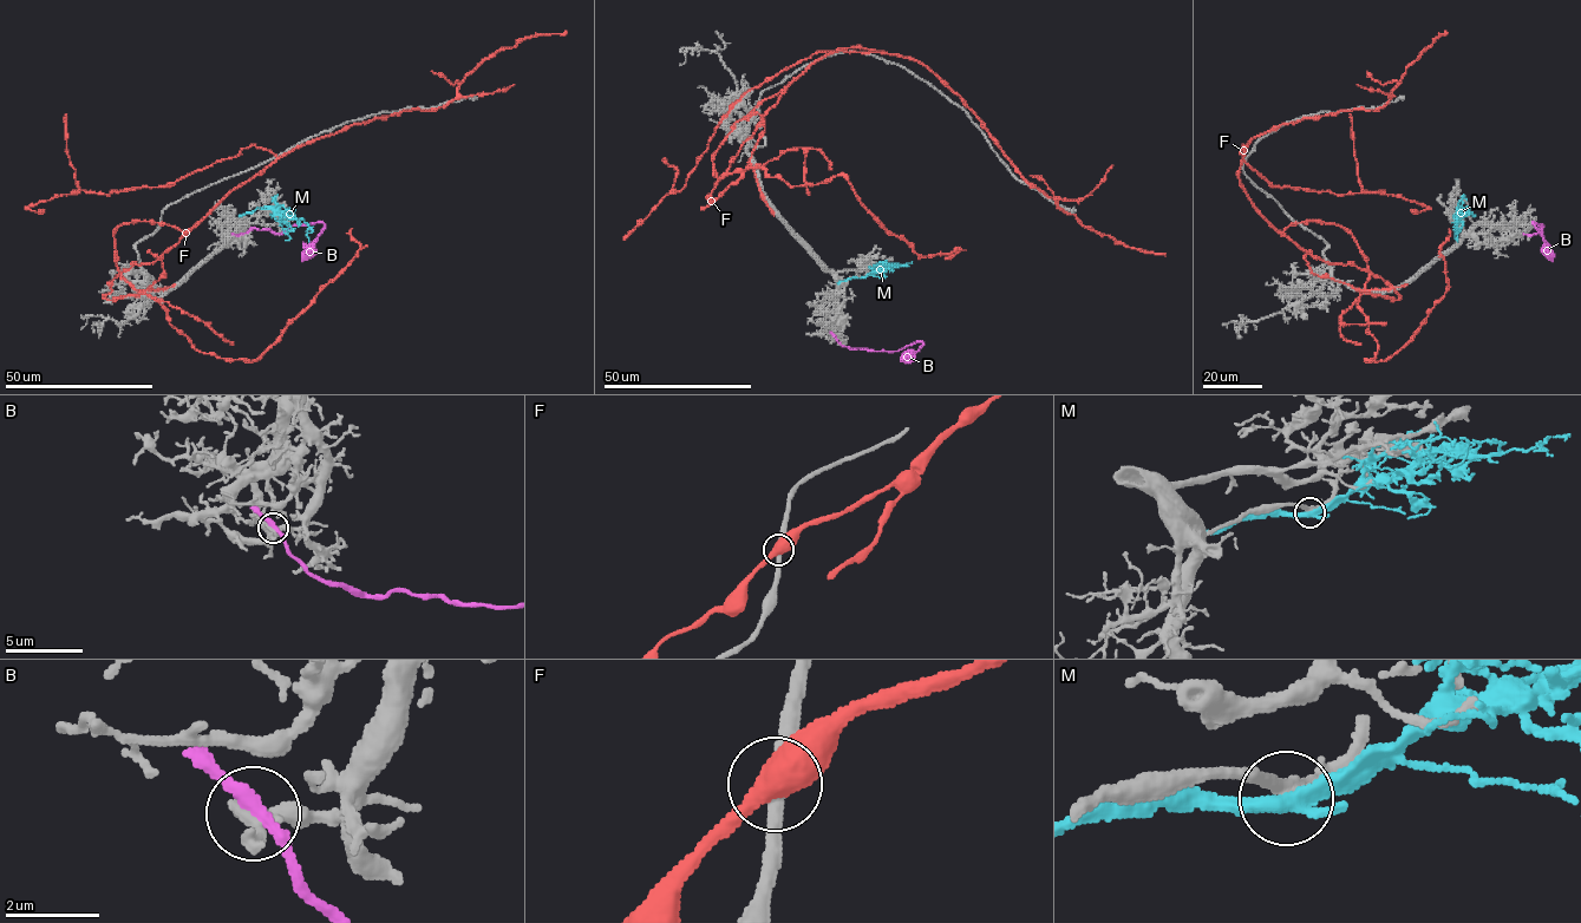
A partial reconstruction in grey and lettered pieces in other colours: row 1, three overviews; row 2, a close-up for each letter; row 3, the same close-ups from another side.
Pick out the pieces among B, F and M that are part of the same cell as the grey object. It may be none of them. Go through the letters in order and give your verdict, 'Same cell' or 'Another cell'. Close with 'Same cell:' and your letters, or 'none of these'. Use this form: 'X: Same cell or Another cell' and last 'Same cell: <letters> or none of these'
B: Another cell
F: Another cell
M: Another cell
Same cell: none of these

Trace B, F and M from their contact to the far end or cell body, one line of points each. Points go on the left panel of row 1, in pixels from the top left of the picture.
B: (235, 235), (253, 227), (283, 233), (293, 224), (321, 222), (324, 229), (301, 261)
F: (159, 222), (188, 230), (229, 192), (295, 148), (404, 110), (444, 106), (485, 58), (527, 37), (567, 31)
M: (263, 208), (279, 210), (287, 218), (302, 218), (308, 226), (308, 241)

